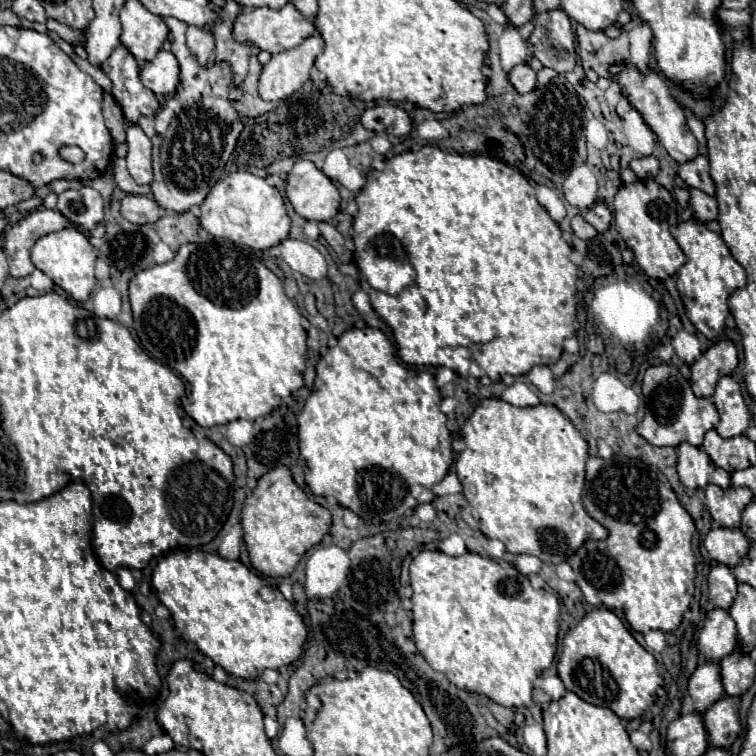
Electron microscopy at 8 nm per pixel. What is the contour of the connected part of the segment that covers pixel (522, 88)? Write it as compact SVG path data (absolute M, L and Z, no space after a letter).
M516 64L516 66L510 70L508 80L512 82L512 86L514 86L520 94L532 92L532 90L536 88L536 72L534 72L528 64Z

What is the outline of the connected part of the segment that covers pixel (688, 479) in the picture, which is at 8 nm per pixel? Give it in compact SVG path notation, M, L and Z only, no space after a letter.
M690 442L676 446L678 454L678 476L686 488L704 488L706 484L718 484L720 488L730 486L730 474L716 466L710 456Z

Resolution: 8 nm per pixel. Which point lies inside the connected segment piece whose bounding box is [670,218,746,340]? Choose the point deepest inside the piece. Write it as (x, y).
(710, 274)

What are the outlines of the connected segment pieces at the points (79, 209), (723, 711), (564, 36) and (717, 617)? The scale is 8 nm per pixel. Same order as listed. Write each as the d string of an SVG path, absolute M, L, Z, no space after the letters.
M90 186L62 192L58 196L56 208L62 216L66 216L74 226L82 230L92 230L96 224L104 220L102 196Z
M722 696L702 716L704 716L704 726L708 728L710 744L720 744L722 748L730 748L732 742L742 732L734 696Z
M562 8L538 12L534 16L534 26L536 30L532 36L536 36L536 40L530 40L534 56L556 72L570 72L576 64L576 50L566 12Z
M714 608L706 614L704 628L698 634L698 650L706 660L722 660L736 648L736 622L722 608Z

